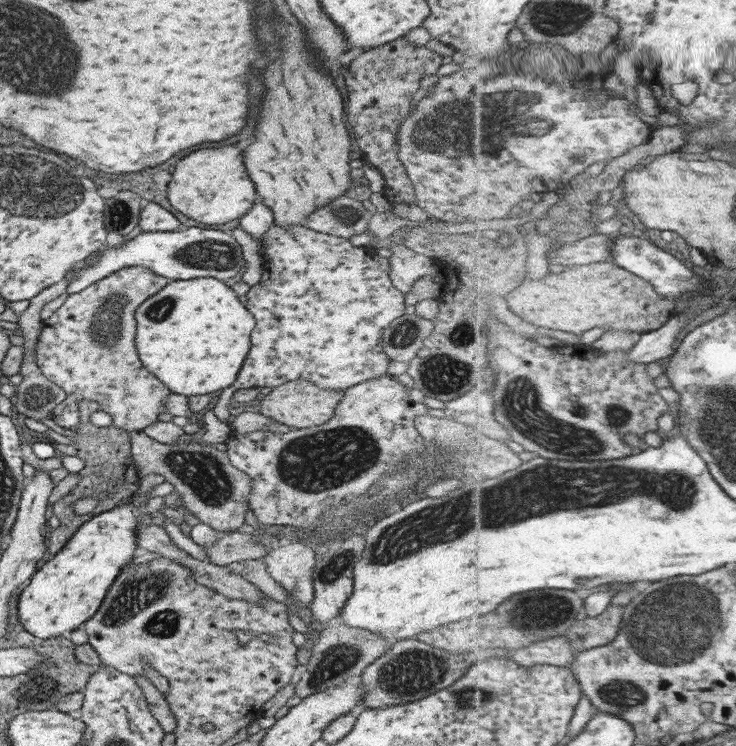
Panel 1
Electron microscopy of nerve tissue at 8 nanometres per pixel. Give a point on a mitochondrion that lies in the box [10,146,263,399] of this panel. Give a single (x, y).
(104, 332)

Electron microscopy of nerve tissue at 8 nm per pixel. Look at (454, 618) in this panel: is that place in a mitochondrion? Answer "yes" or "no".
no

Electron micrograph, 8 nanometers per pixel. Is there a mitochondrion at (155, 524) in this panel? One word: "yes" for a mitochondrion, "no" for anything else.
no

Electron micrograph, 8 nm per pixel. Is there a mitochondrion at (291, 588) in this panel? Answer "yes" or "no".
no

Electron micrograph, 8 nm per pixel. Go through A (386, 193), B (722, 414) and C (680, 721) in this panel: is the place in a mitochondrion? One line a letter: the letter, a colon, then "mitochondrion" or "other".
A: other
B: mitochondrion
C: other

